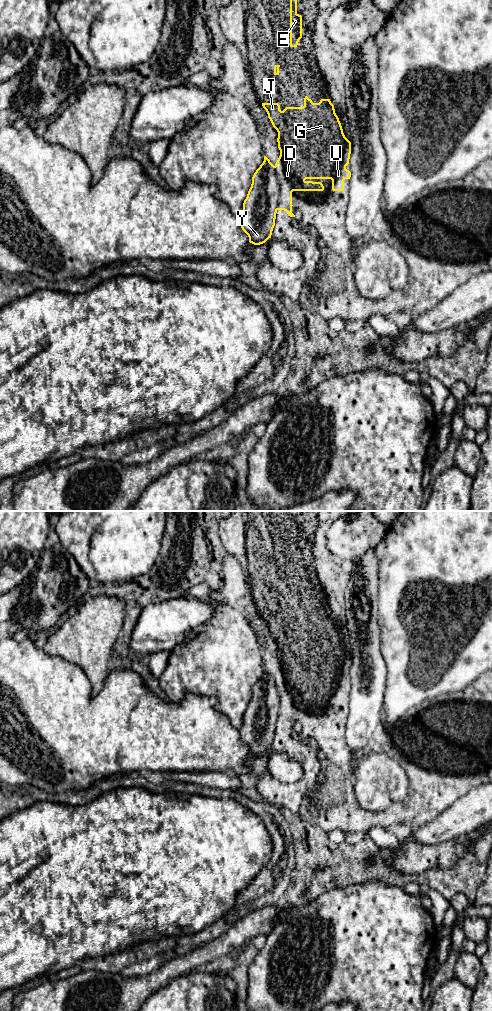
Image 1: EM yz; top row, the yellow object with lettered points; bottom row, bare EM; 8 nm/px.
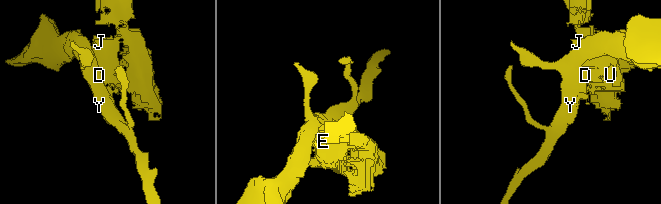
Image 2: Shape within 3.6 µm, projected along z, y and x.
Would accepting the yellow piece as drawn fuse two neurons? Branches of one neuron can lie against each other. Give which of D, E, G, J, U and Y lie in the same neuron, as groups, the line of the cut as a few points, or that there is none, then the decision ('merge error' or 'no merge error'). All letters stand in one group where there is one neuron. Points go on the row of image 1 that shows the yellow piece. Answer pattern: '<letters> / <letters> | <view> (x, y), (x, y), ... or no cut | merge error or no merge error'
D E G J U / Y | yz (273, 166), (279, 184), (277, 209) | merge error

